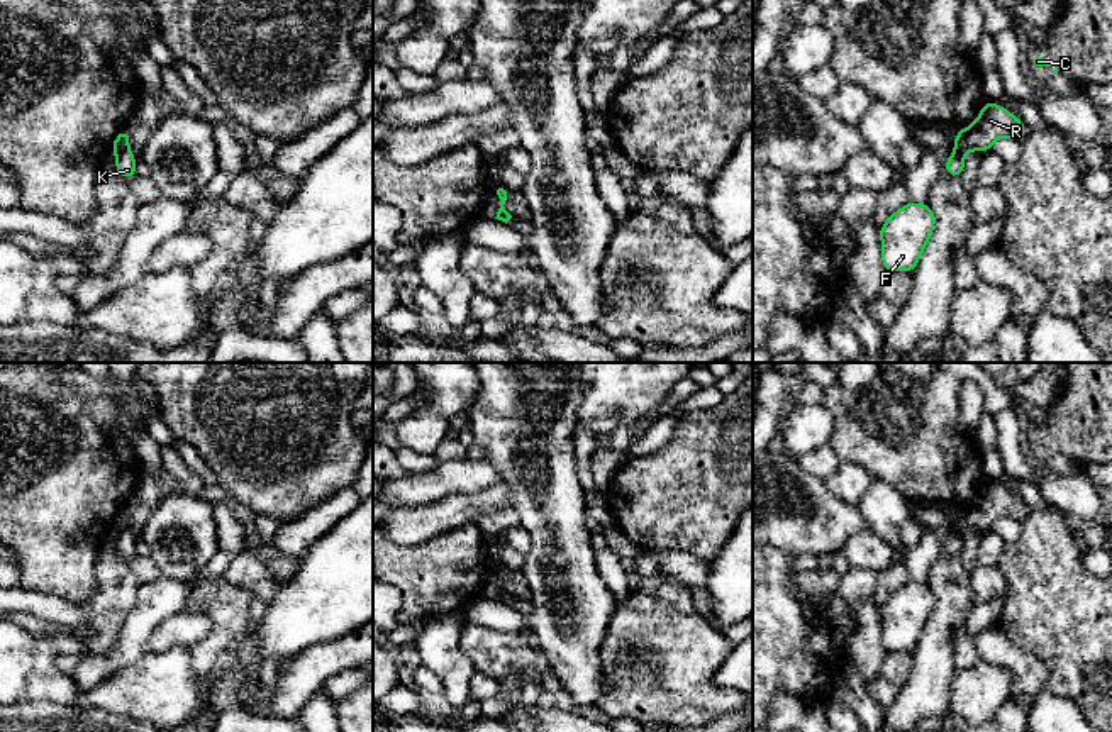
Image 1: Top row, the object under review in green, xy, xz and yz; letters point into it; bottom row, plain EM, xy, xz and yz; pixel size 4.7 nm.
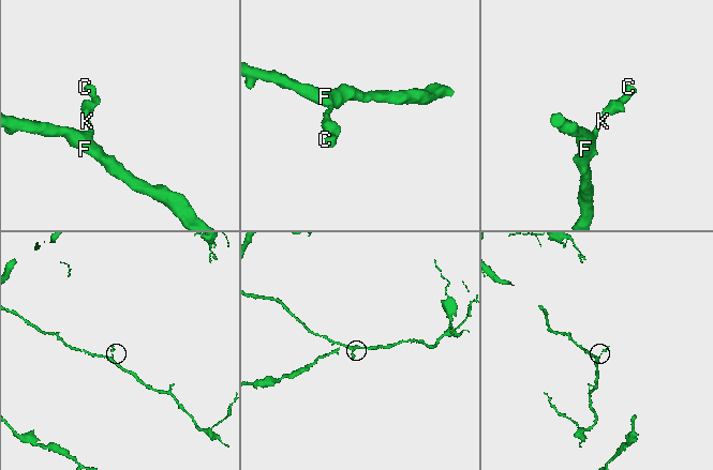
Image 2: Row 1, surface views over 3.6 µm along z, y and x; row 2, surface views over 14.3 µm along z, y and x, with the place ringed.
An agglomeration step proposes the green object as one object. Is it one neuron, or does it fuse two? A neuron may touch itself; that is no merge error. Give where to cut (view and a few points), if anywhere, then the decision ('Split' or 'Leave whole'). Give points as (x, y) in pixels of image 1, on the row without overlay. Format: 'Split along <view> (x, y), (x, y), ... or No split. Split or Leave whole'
Split along xy (126, 527), (116, 532). Split

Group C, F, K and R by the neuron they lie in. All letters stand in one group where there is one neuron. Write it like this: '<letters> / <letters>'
C R / F K

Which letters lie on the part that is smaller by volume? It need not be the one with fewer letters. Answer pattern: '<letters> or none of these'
C, R

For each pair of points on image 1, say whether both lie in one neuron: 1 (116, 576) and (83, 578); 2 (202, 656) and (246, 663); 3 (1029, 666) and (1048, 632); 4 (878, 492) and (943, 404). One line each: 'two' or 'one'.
1: two
2: two
3: two
4: two

